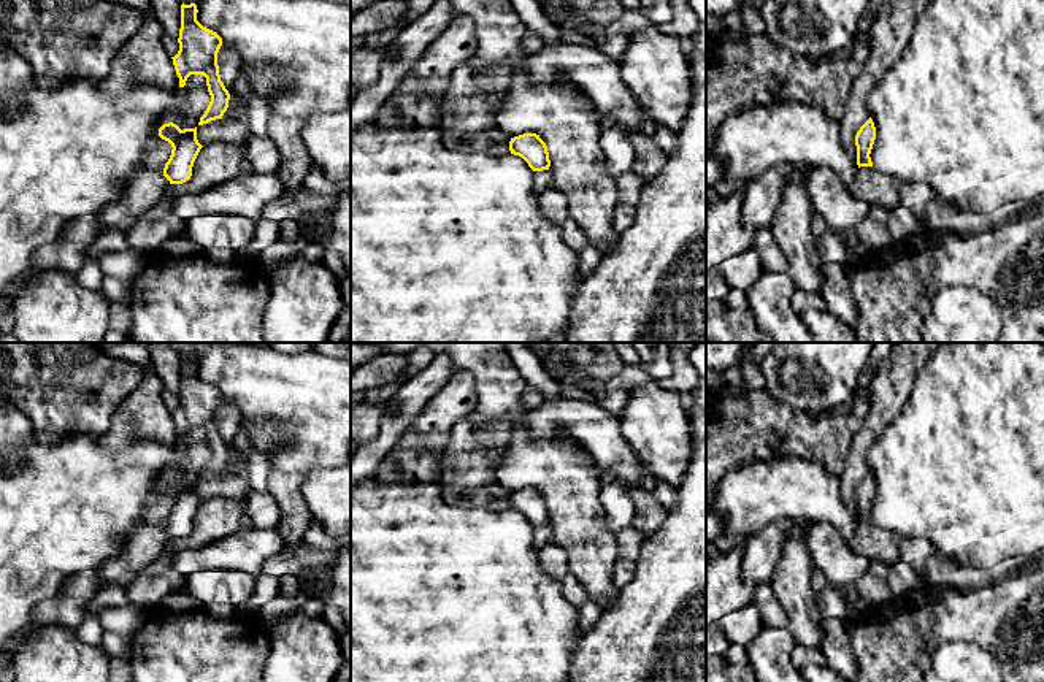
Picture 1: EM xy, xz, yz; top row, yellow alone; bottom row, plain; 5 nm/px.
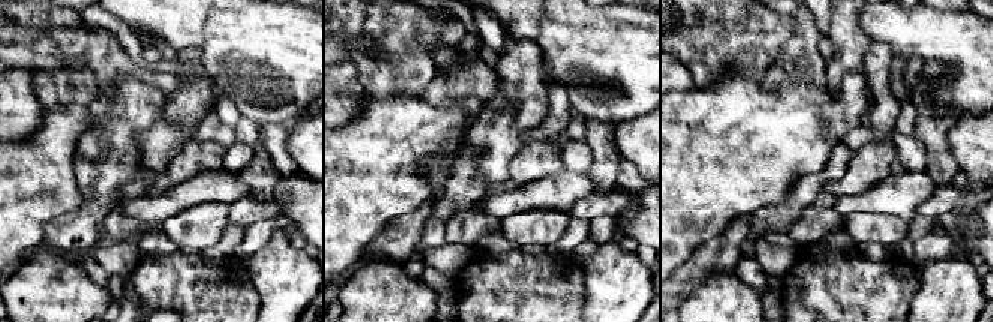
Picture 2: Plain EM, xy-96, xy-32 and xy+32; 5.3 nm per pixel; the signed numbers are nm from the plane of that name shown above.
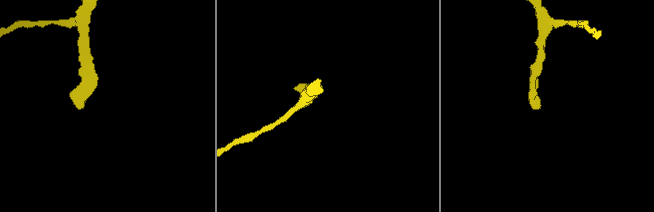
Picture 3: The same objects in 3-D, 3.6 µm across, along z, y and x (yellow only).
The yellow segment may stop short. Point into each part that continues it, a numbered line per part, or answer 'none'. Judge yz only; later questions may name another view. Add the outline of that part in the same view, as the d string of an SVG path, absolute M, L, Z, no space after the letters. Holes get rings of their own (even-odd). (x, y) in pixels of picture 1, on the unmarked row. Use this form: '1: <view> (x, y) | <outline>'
1: yz (871, 541) | M873 522L857 523L855 536L849 546L854 552L869 560L881 560L889 566L900 561L896 534L881 530Z

